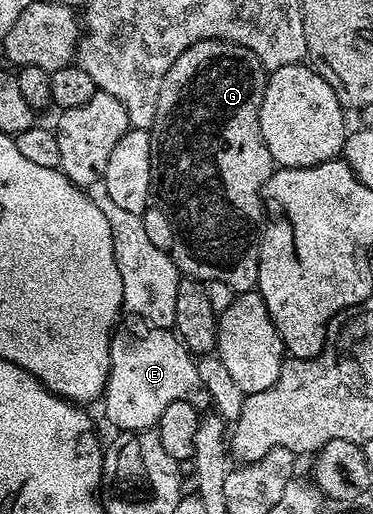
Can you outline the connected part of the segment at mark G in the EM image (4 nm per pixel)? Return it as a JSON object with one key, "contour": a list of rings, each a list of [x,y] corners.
{"contour":[[[205,39],[192,45],[164,73],[162,84],[158,90],[158,115],[154,119],[152,138],[150,141],[150,186],[156,189],[156,199],[163,211],[169,215],[174,226],[174,240],[168,252],[183,276],[199,280],[205,284],[212,281],[224,281],[236,293],[255,290],[258,286],[258,245],[260,232],[264,226],[264,208],[262,205],[262,187],[268,177],[276,169],[272,153],[268,153],[268,145],[260,137],[260,121],[258,110],[264,97],[264,89],[268,72],[262,62],[248,49],[235,43],[225,43],[223,39]]]}

